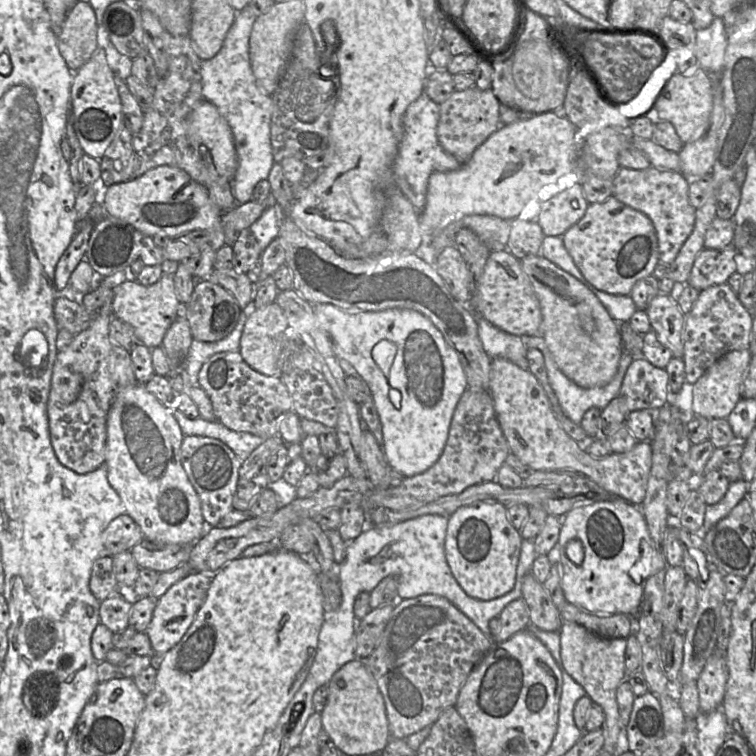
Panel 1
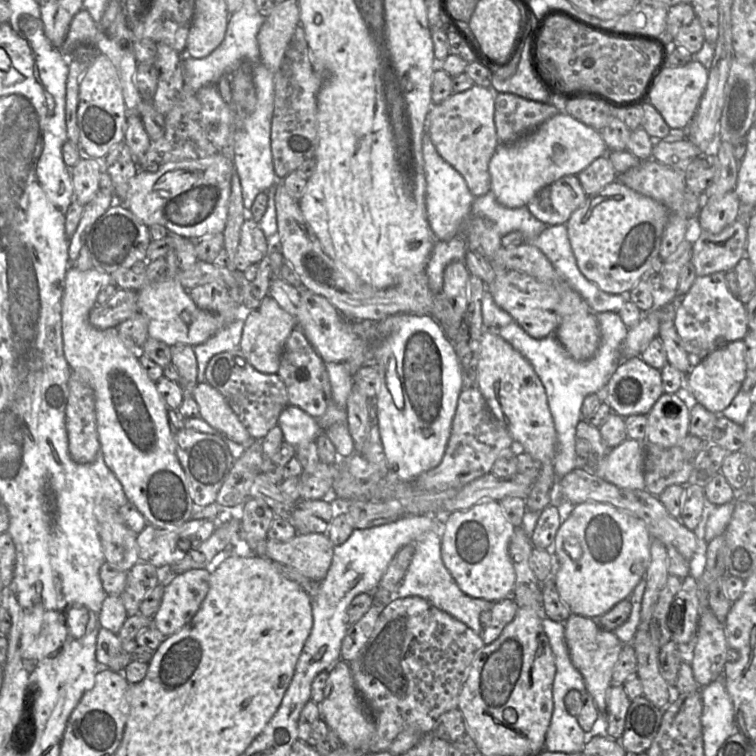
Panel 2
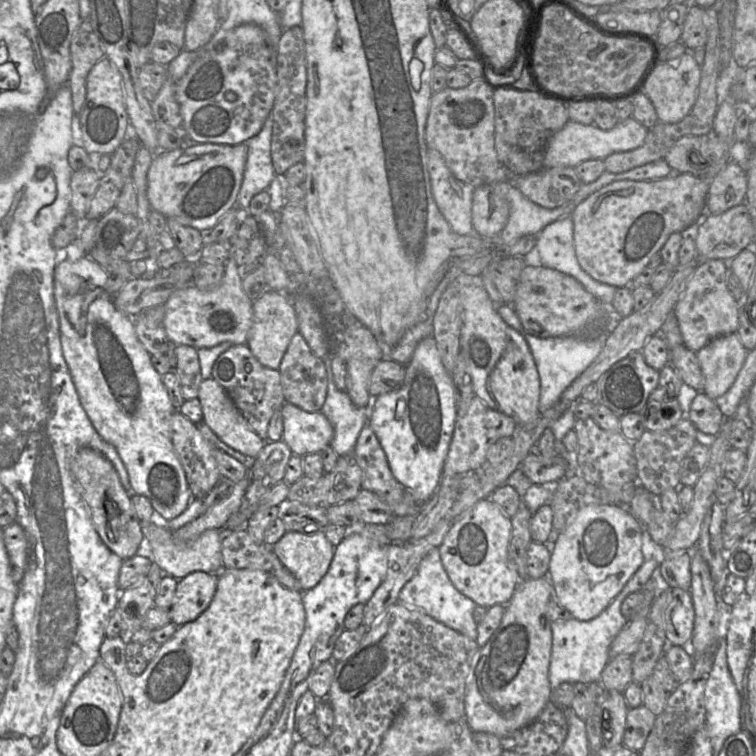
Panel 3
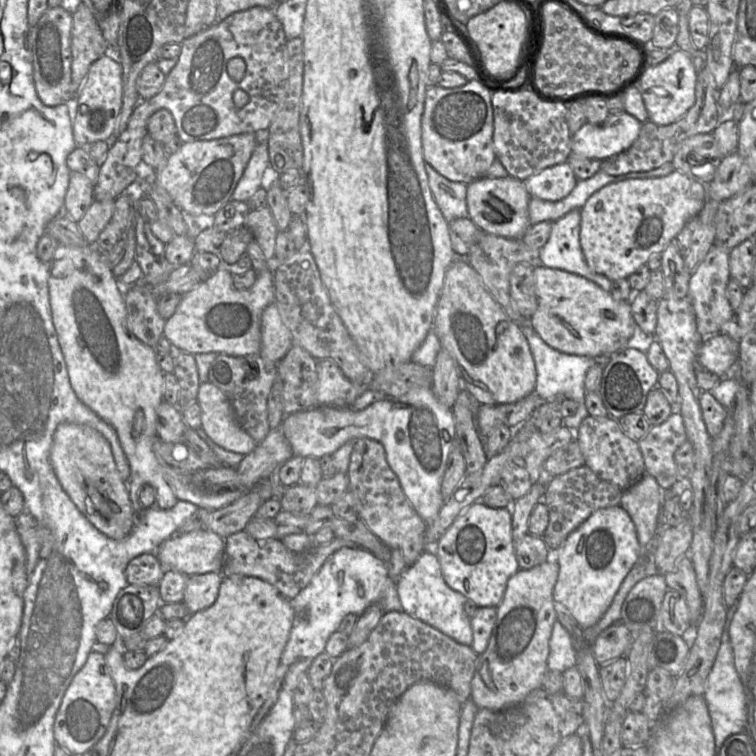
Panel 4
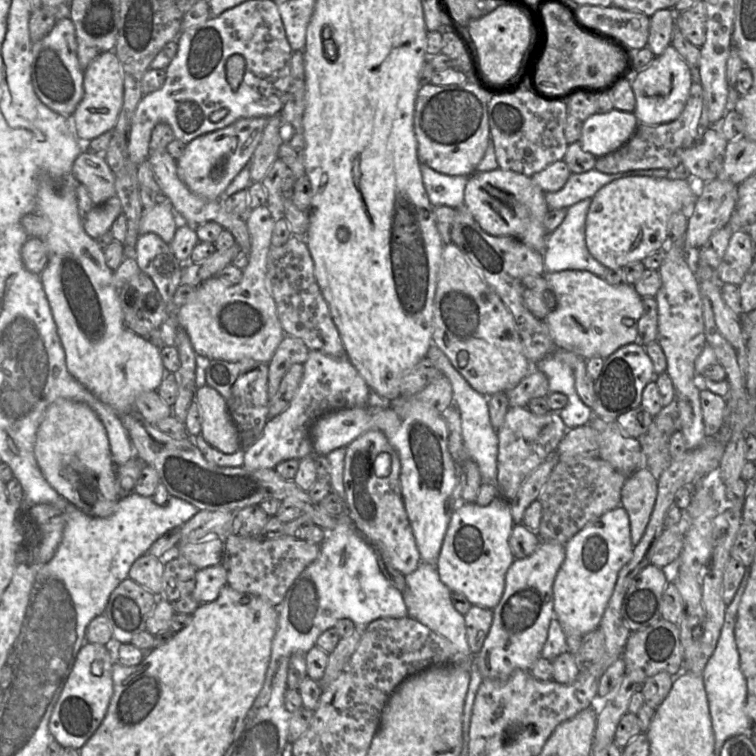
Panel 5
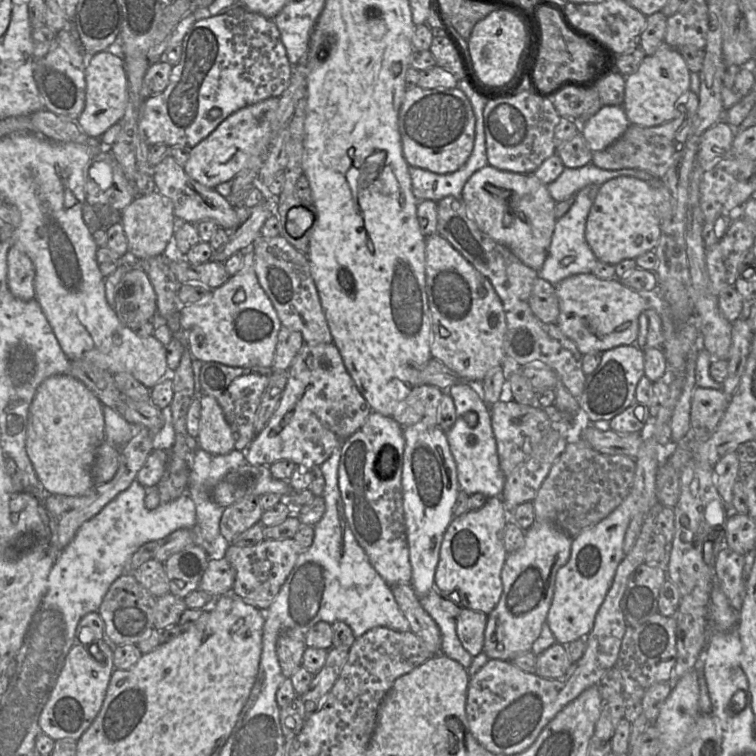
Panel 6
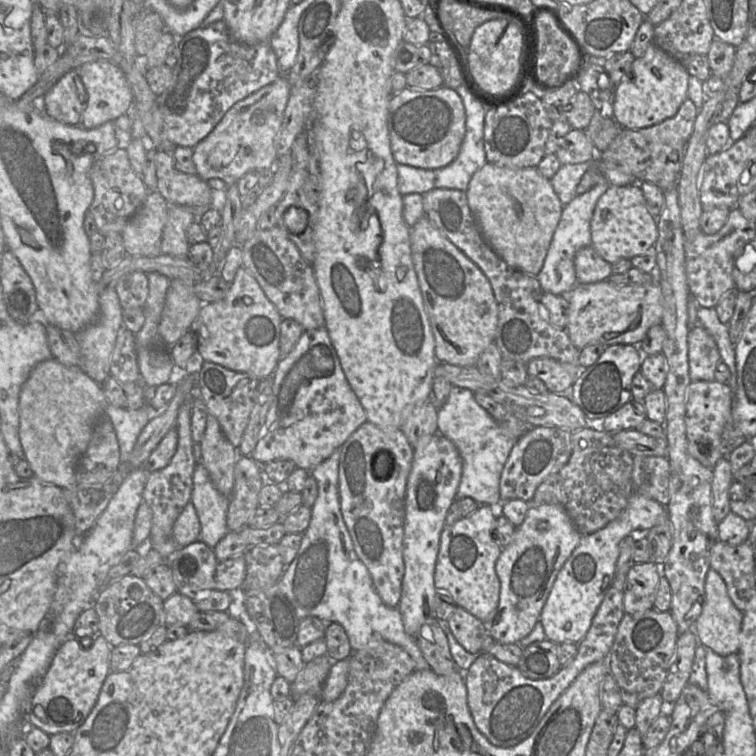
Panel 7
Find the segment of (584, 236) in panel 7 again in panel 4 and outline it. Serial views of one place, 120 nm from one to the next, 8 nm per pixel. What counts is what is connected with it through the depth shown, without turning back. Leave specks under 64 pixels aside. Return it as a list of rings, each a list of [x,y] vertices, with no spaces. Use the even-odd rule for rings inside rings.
[[[573,209],[552,224],[552,229],[547,242],[539,249],[542,266],[557,268],[583,276],[596,283],[605,291],[611,291],[612,281],[602,274],[592,271],[586,263],[580,245],[580,209]]]

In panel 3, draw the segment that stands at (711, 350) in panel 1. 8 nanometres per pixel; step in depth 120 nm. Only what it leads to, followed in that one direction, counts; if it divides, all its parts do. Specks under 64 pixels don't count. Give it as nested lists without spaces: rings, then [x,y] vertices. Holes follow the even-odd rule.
[[[713,259],[699,262],[673,310],[684,346],[695,353],[714,338],[737,332],[741,302],[736,301],[728,290],[728,272],[726,261]]]

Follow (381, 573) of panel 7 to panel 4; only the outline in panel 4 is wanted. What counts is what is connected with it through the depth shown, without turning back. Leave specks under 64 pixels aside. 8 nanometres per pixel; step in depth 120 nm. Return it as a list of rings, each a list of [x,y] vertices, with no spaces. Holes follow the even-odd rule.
[[[373,439],[355,441],[348,467],[349,490],[356,497],[359,518],[390,549],[399,549],[408,566],[426,551],[426,522],[404,494],[397,475],[390,468],[384,446]]]

